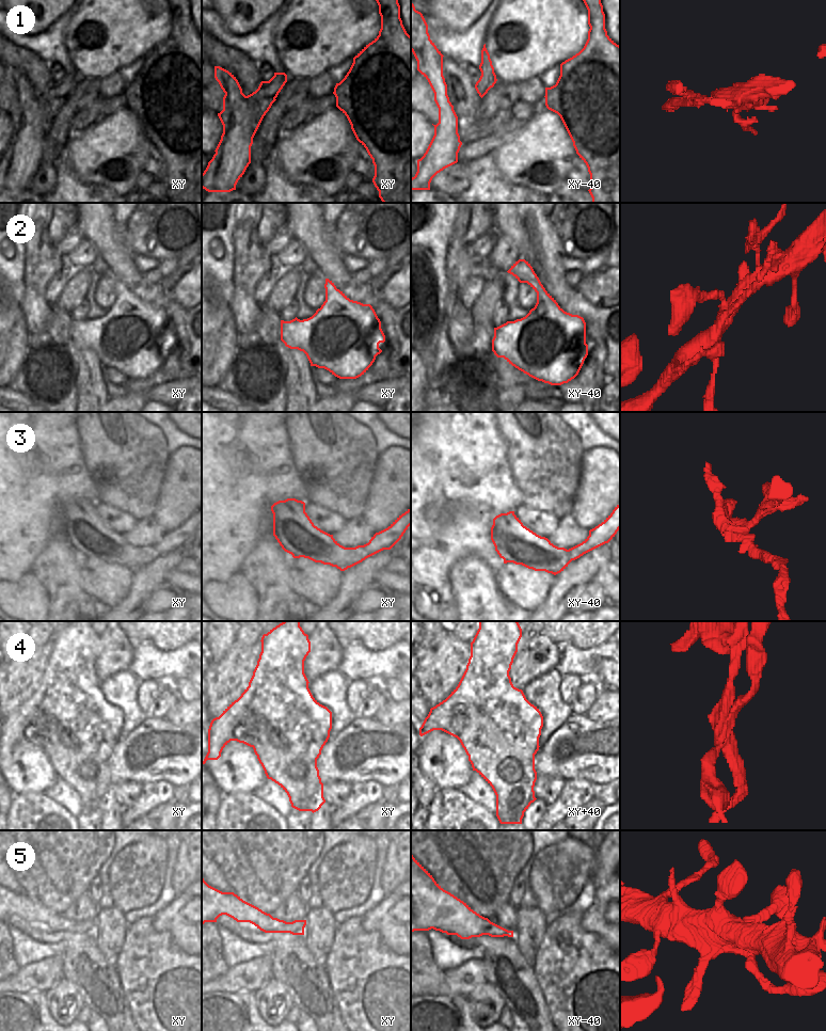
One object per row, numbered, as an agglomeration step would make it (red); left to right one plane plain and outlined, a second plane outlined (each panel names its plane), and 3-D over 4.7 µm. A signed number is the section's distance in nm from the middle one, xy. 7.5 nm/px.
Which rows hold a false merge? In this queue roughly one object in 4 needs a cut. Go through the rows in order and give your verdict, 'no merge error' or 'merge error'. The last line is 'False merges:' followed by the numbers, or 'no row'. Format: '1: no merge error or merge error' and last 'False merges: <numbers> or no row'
1: merge error
2: no merge error
3: merge error
4: merge error
5: no merge error
False merges: 1, 3, 4

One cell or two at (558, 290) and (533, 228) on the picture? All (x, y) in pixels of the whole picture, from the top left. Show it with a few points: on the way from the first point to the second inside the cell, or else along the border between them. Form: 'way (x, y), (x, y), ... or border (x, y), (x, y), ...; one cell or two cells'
way (552, 275), (541, 249), (541, 243); one cell

